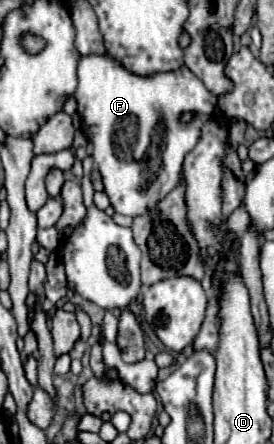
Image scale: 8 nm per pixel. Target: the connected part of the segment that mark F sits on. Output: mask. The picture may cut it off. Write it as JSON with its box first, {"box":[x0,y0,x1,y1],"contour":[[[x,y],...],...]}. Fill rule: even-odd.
{"box":[74,54,218,216],"contour":[[[88,54],[78,60],[78,86],[74,98],[88,132],[92,132],[92,156],[102,174],[104,192],[108,194],[114,210],[128,216],[144,214],[148,206],[152,206],[152,200],[158,202],[178,184],[184,156],[198,144],[202,124],[210,118],[210,114],[214,114],[218,102],[218,98],[208,92],[186,66],[172,72],[138,76],[126,70],[118,60],[110,58],[110,54]],[[186,112],[190,112],[192,118],[182,122],[182,114]]]}

